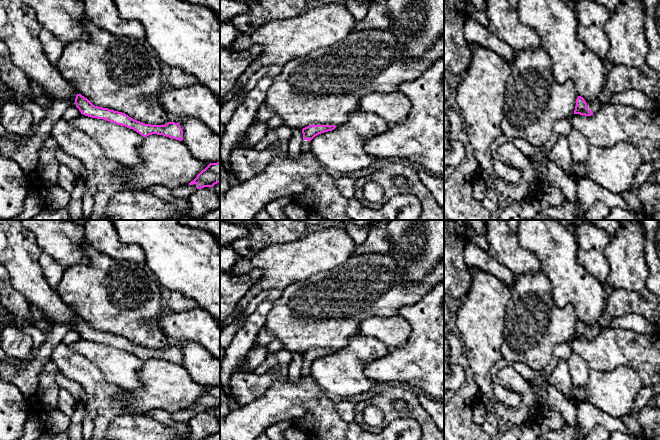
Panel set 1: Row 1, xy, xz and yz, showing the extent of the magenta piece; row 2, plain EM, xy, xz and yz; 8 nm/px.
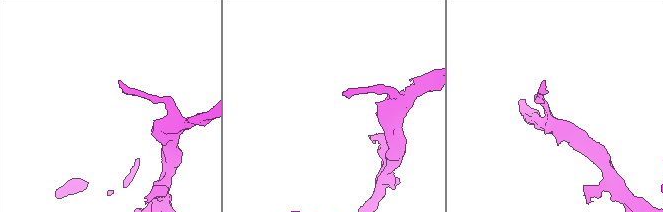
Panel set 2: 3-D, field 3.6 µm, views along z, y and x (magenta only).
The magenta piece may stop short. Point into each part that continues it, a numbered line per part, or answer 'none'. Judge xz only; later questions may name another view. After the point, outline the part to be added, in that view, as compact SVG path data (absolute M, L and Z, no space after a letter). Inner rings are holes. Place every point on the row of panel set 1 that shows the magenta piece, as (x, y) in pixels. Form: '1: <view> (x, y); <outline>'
1: xz (305, 146); M303 140L303 142L301 144L301 150L305 151L305 152L310 151L310 142L308 140Z

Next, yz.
1: yz (596, 104); M595 99L591 104L587 105L587 108L589 110L591 110L594 113L596 113L600 107L601 107L601 103L599 100Z

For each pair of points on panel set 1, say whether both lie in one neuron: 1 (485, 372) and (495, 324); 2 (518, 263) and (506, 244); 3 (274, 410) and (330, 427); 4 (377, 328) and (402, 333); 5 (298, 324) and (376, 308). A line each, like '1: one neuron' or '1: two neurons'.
1: one neuron
2: one neuron
3: one neuron
4: one neuron
5: one neuron

